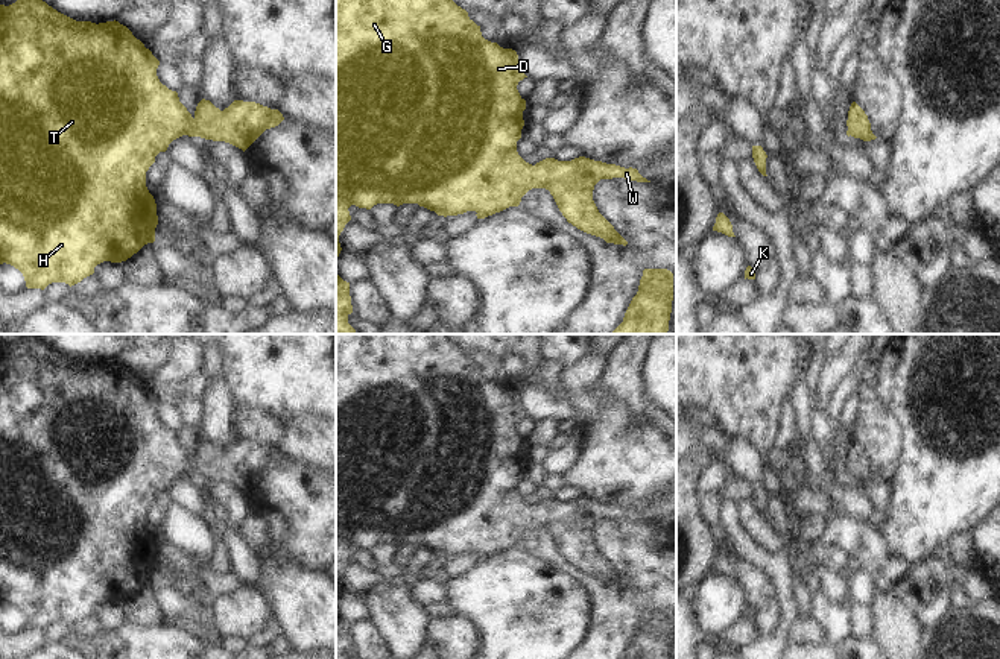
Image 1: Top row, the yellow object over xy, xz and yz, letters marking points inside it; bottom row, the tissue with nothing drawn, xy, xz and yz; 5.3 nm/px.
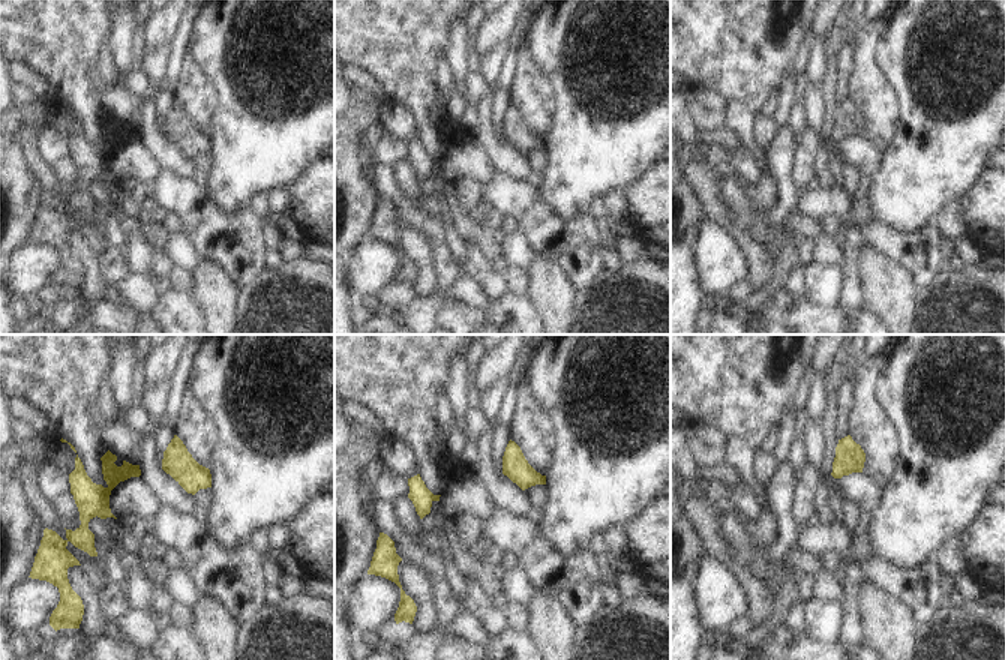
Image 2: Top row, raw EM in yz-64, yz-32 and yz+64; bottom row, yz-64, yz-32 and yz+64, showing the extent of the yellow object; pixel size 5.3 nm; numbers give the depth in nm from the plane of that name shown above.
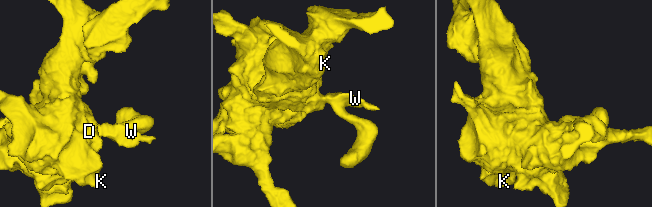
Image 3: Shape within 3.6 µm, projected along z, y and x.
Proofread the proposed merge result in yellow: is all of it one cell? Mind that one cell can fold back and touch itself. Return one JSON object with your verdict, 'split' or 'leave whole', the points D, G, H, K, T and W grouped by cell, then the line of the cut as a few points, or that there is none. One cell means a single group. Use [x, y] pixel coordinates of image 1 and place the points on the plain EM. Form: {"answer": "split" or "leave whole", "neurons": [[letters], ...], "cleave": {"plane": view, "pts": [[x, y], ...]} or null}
{"answer": "leave whole", "neurons": [["D", "G", "H", "K", "T", "W"]], "cleave": null}

